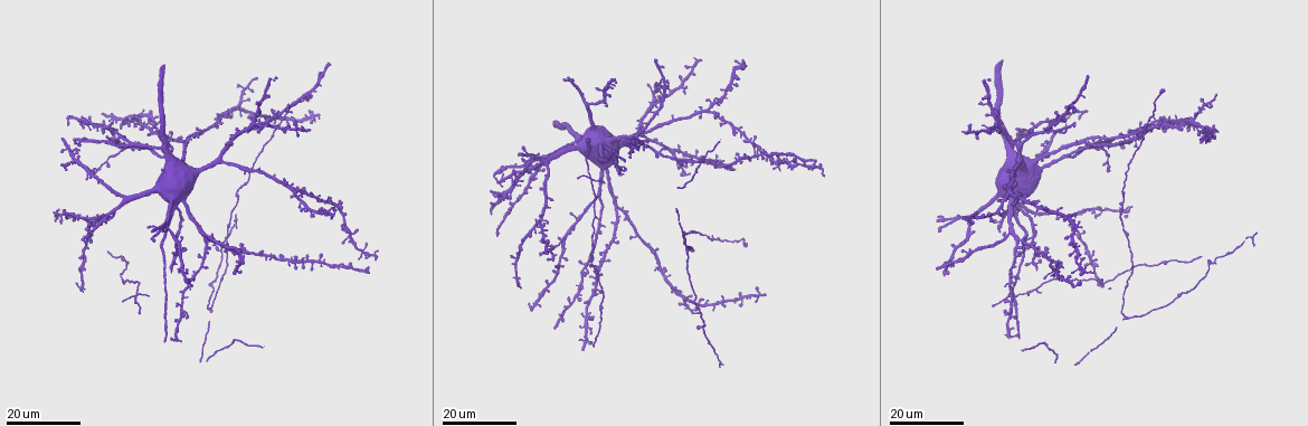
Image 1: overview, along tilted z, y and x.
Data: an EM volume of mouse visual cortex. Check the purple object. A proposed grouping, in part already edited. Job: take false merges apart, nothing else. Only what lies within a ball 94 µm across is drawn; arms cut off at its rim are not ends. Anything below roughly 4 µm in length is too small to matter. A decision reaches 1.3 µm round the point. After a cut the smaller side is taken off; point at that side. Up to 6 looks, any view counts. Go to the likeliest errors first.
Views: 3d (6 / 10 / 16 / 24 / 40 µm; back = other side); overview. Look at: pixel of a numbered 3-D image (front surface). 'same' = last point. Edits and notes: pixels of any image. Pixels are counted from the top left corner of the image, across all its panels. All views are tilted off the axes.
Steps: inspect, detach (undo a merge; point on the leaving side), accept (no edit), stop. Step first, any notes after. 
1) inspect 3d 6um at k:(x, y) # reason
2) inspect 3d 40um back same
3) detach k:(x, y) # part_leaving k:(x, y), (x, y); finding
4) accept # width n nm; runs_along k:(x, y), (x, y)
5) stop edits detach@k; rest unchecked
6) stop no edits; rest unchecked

inspect 3d 16um at 1:(1035, 261)

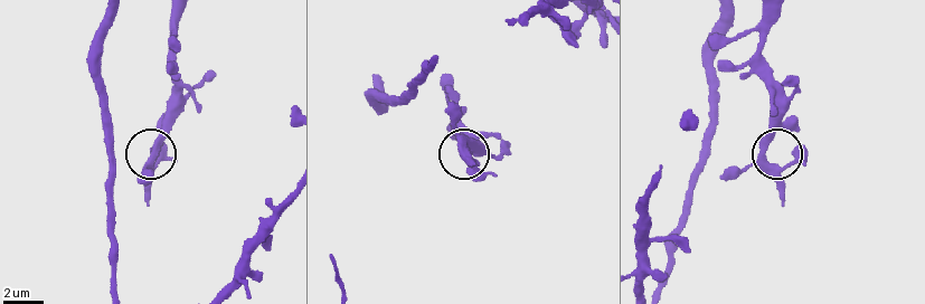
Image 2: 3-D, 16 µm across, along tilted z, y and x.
inspect 3d 6um at 2:(771, 168)

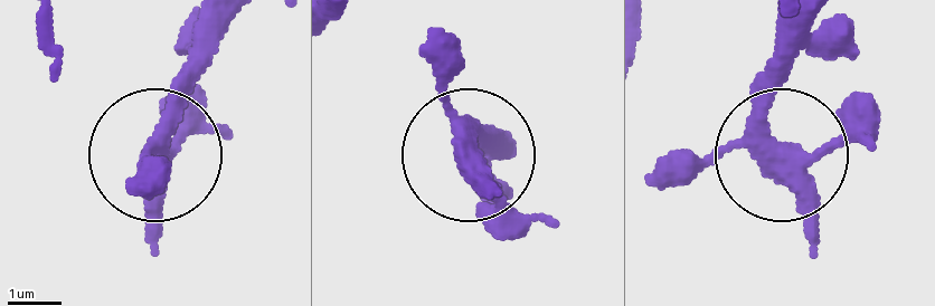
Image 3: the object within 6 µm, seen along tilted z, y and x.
accept # arms 4; one cell here

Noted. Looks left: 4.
inspect 3d 24um at 1:(1139, 130) # two arms at a narrow angle

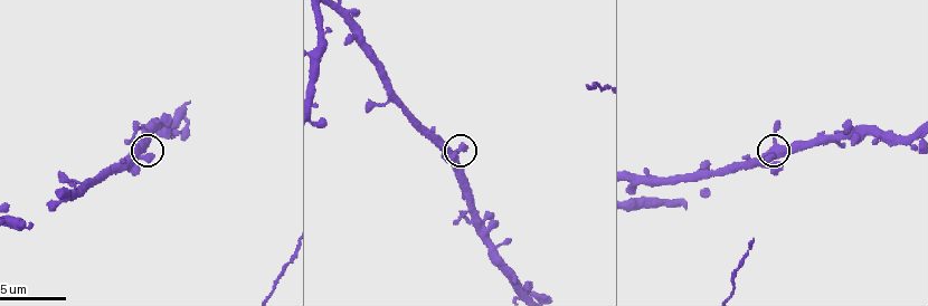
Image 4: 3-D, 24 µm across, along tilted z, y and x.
inspect 3d 6um at 4:(778, 152) # closer look

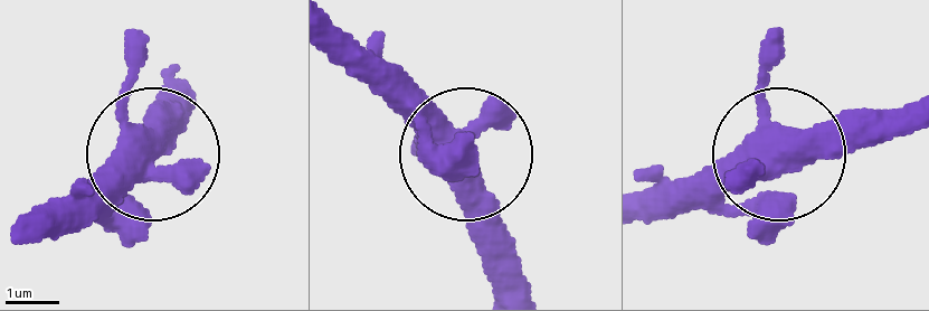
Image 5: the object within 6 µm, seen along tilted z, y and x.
accept # runs_along 5:(654, 215), (702, 207), (781, 158), (890, 119); continuous, no second cell

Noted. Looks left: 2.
inspect 3d 24um at 1:(563, 237) # small branch off a trunk

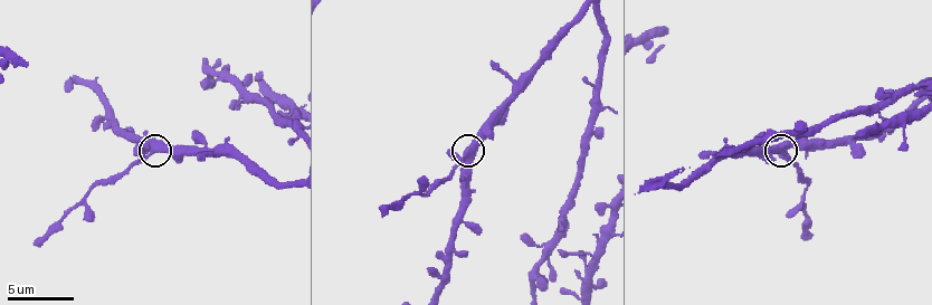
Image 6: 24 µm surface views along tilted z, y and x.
inspect 3d 10um at 6:(153, 149)

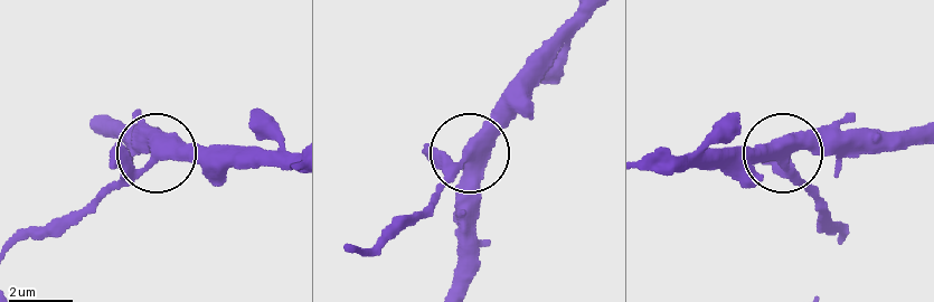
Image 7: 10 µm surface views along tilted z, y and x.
accept # arms 4; runs_along 7:(288, 167), (167, 152), (85, 210); continuous, no second cell

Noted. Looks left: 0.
stop no edits; rest unchecked

